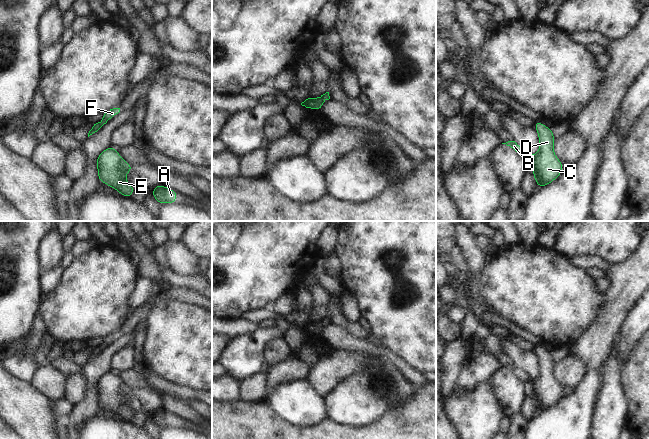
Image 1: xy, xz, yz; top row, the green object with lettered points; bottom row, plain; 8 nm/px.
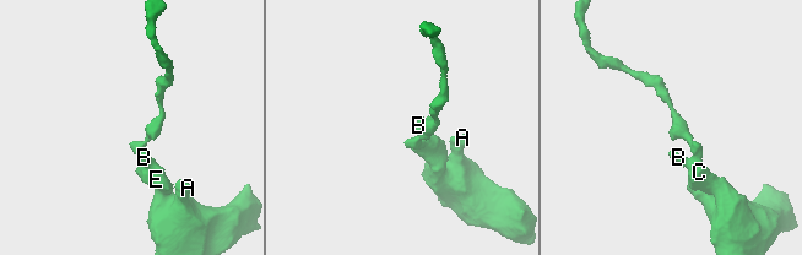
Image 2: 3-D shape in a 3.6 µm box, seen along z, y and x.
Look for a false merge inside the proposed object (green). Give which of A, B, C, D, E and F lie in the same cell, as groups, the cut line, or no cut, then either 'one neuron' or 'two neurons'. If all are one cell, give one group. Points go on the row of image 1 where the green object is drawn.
A B C D E F; no cut; one neuron

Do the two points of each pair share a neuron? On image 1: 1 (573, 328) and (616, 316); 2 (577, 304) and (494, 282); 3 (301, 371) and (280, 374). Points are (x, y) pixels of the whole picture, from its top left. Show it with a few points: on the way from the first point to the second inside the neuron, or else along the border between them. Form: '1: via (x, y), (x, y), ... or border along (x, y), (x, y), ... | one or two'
1: border along (604, 301), (598, 316), (578, 340) | two
2: via (556, 301), (531, 285), (515, 284) | one
3: via (296, 371), (285, 371) | one

